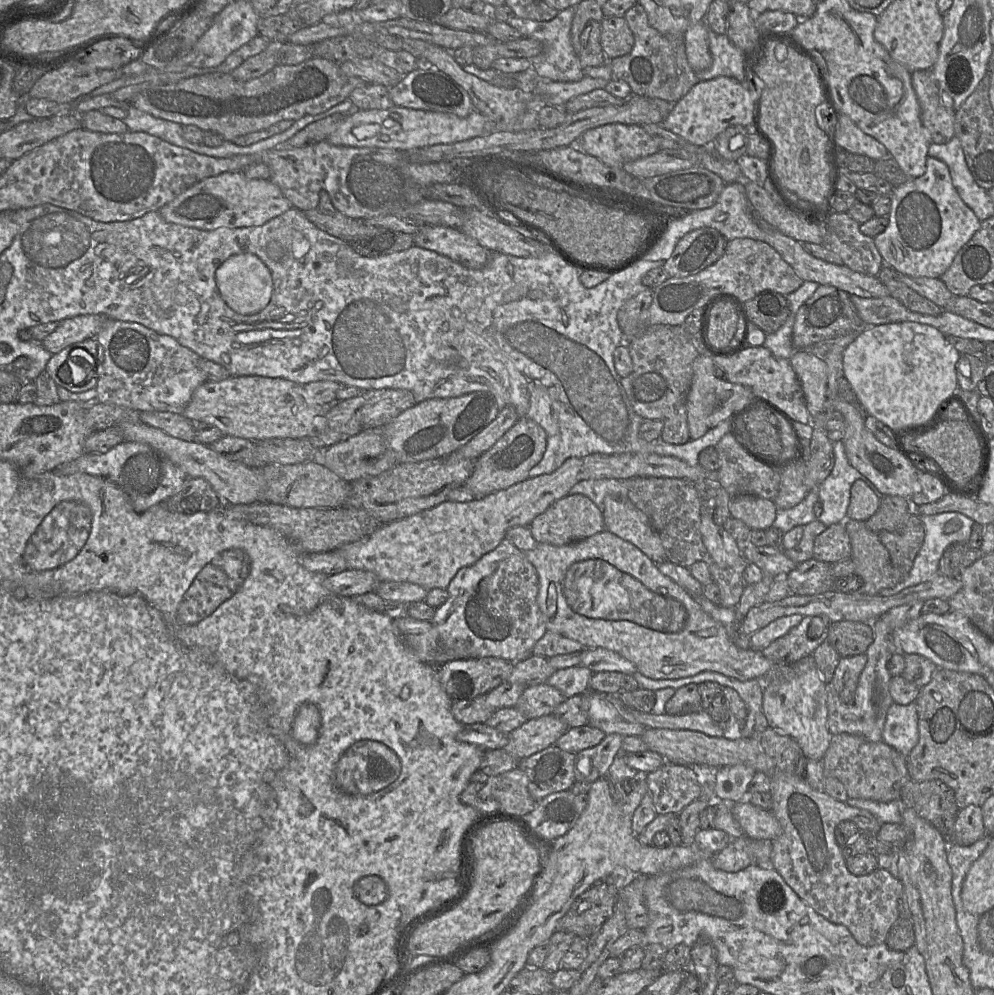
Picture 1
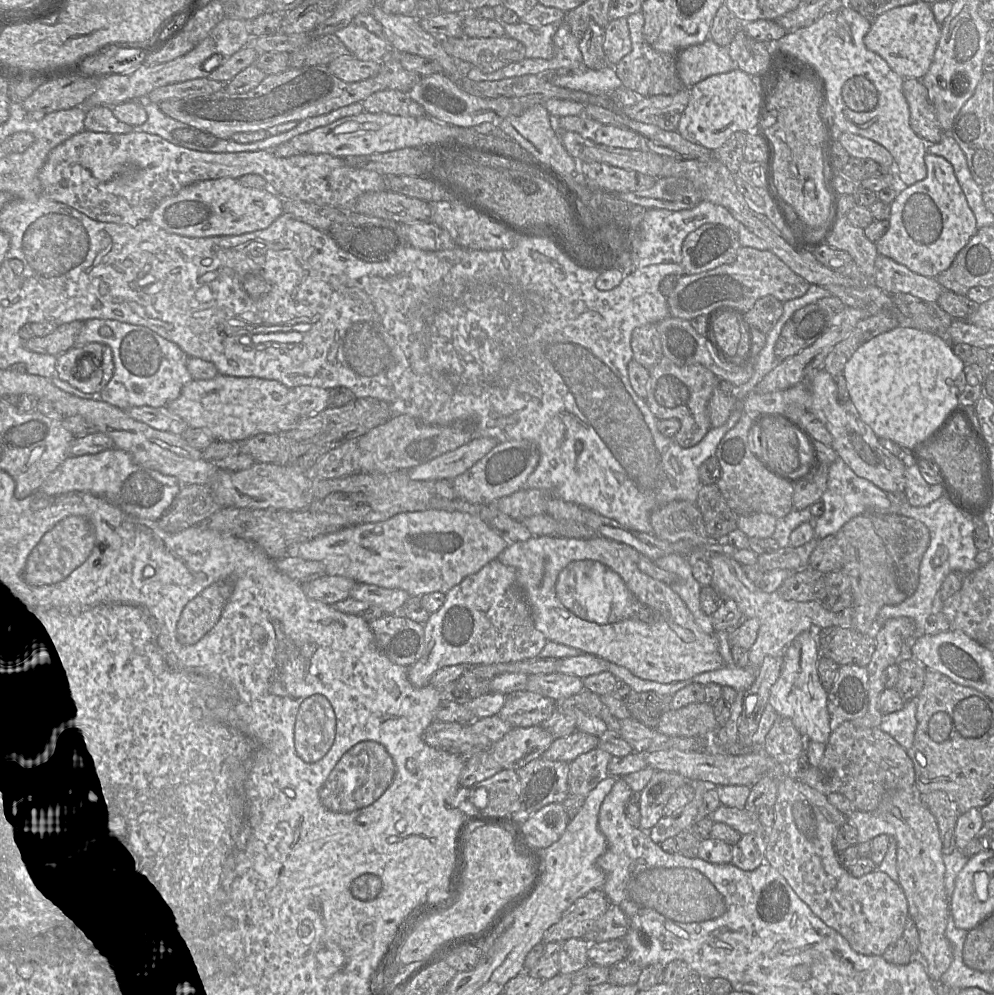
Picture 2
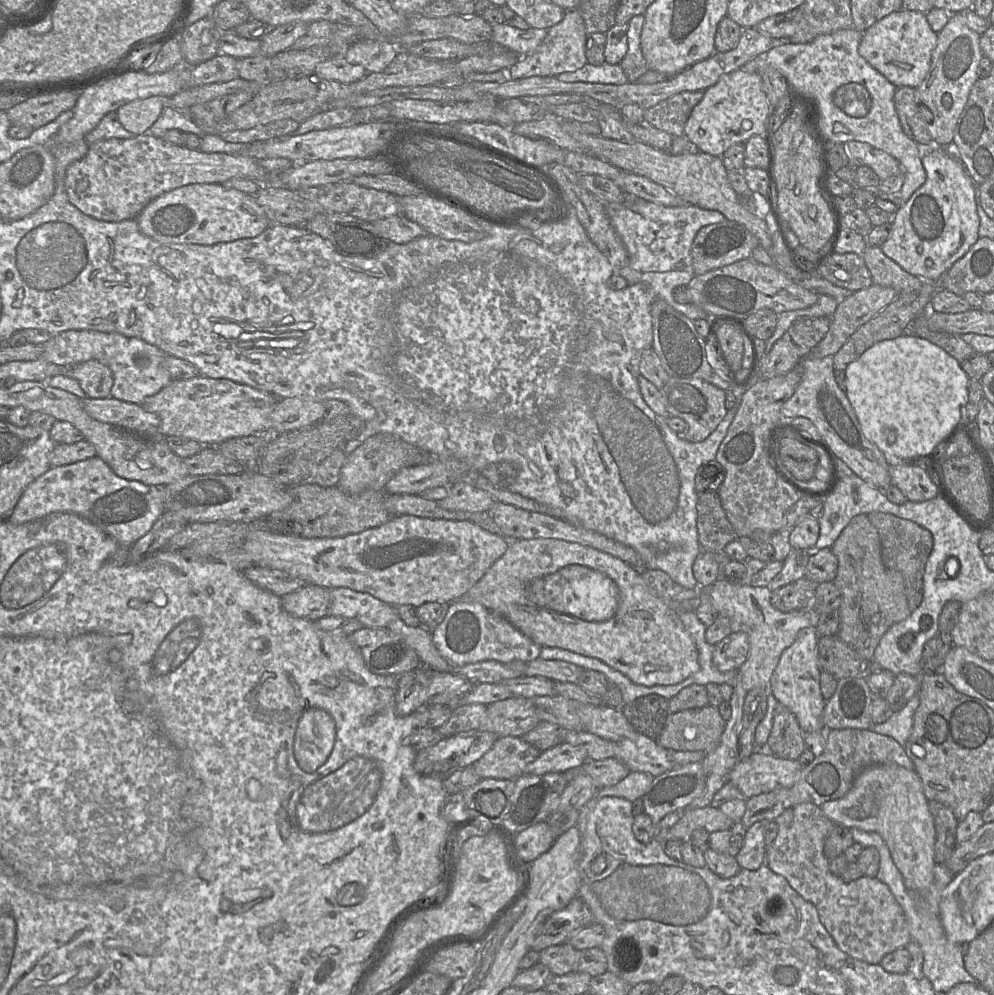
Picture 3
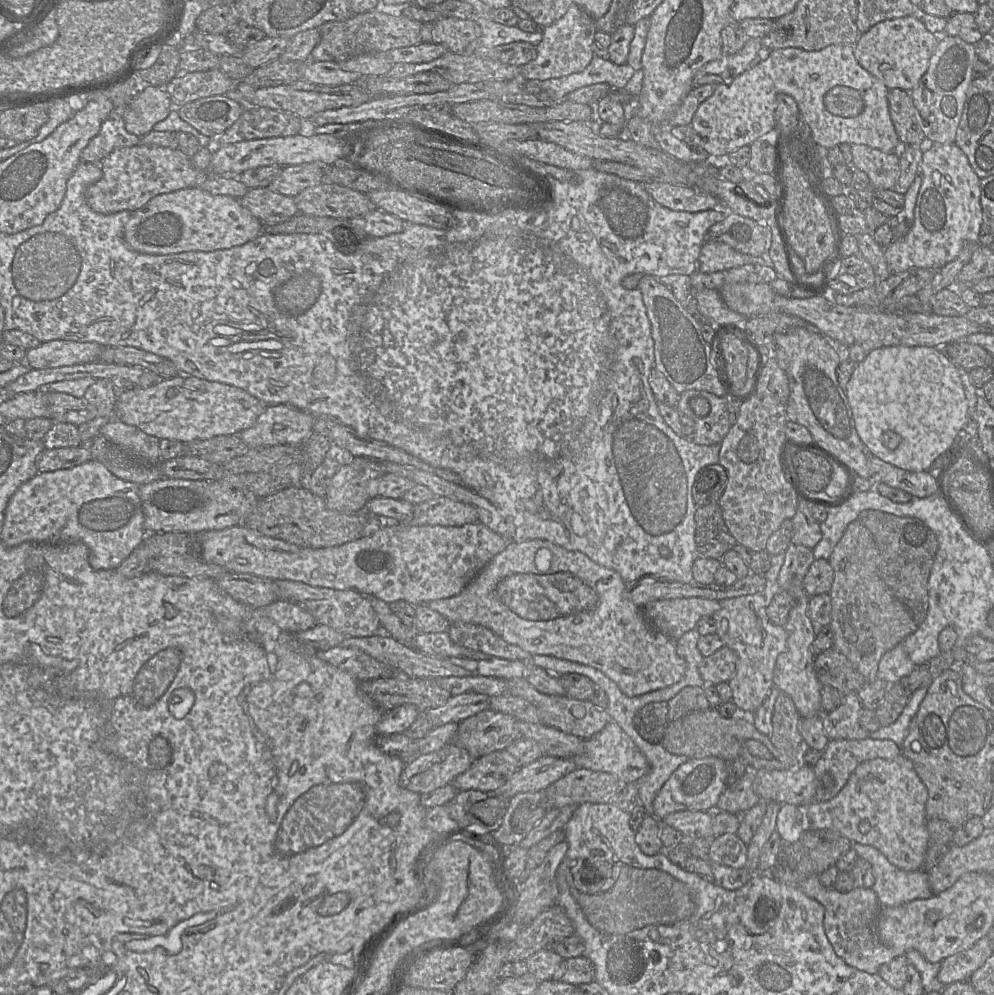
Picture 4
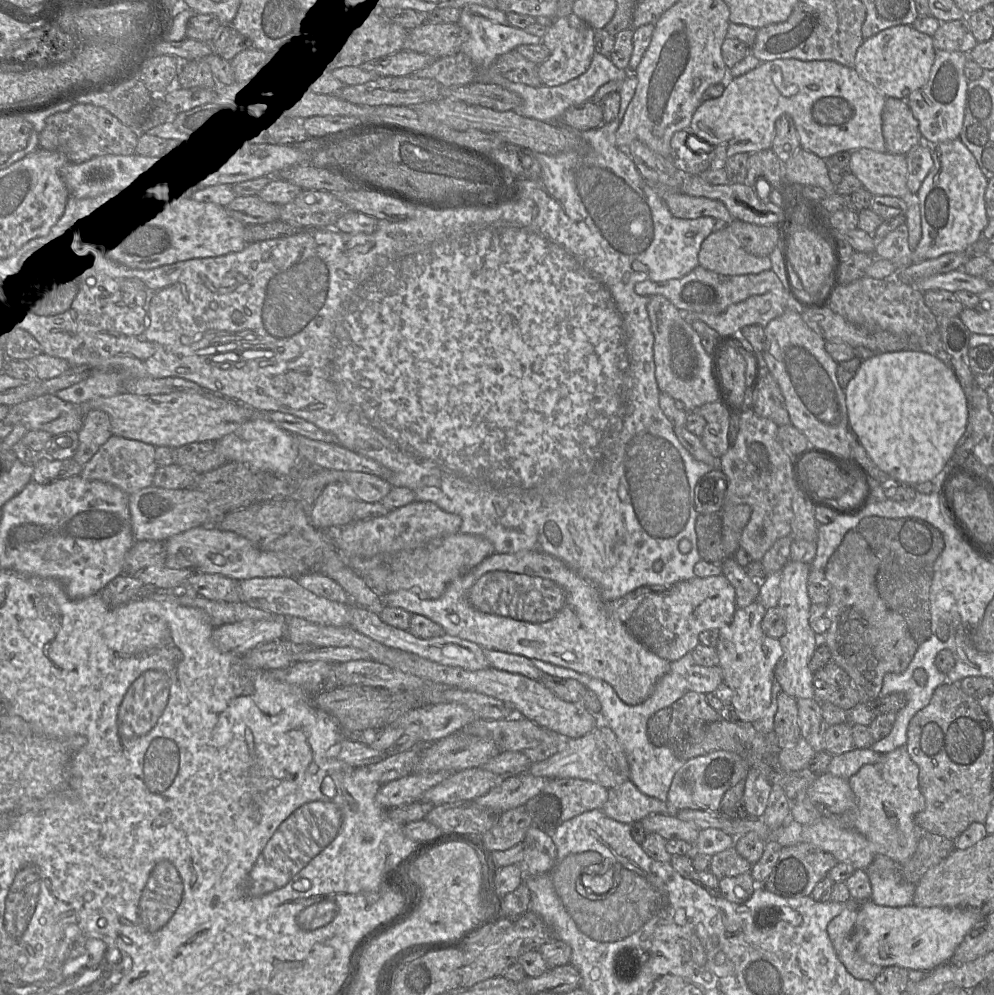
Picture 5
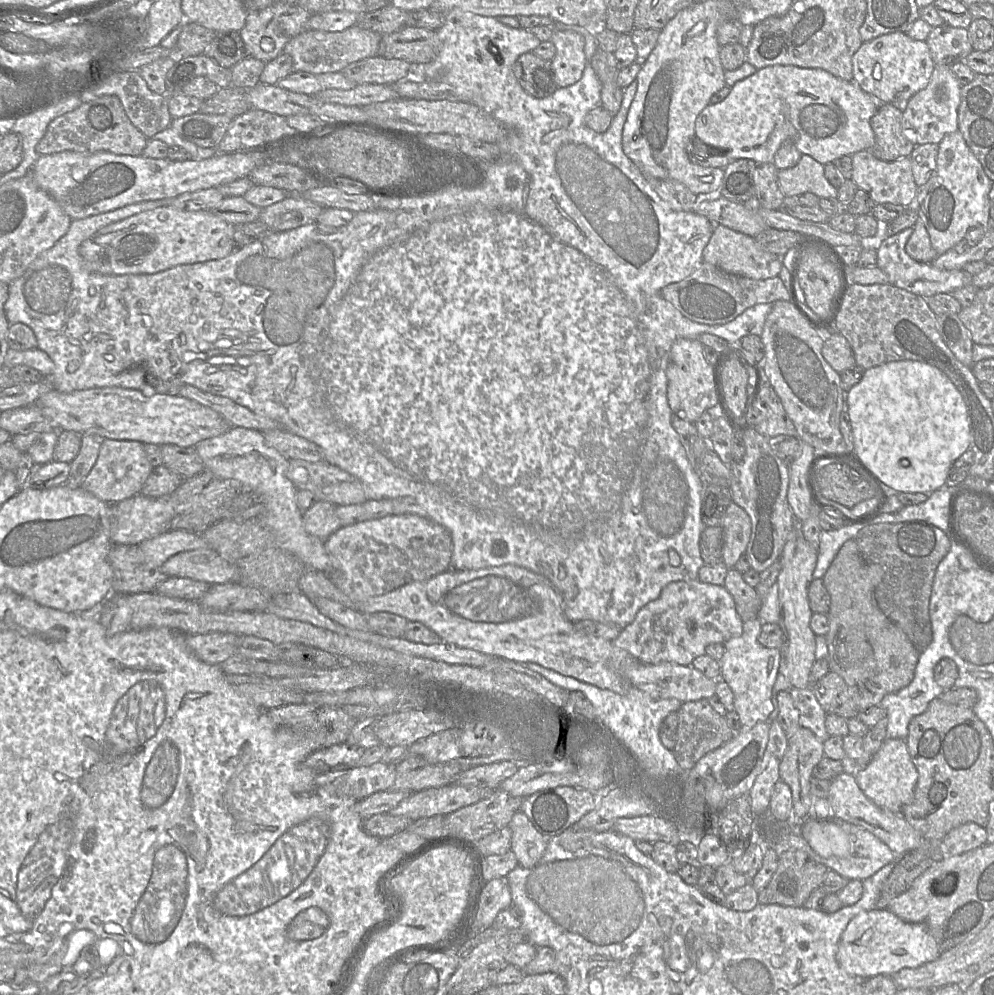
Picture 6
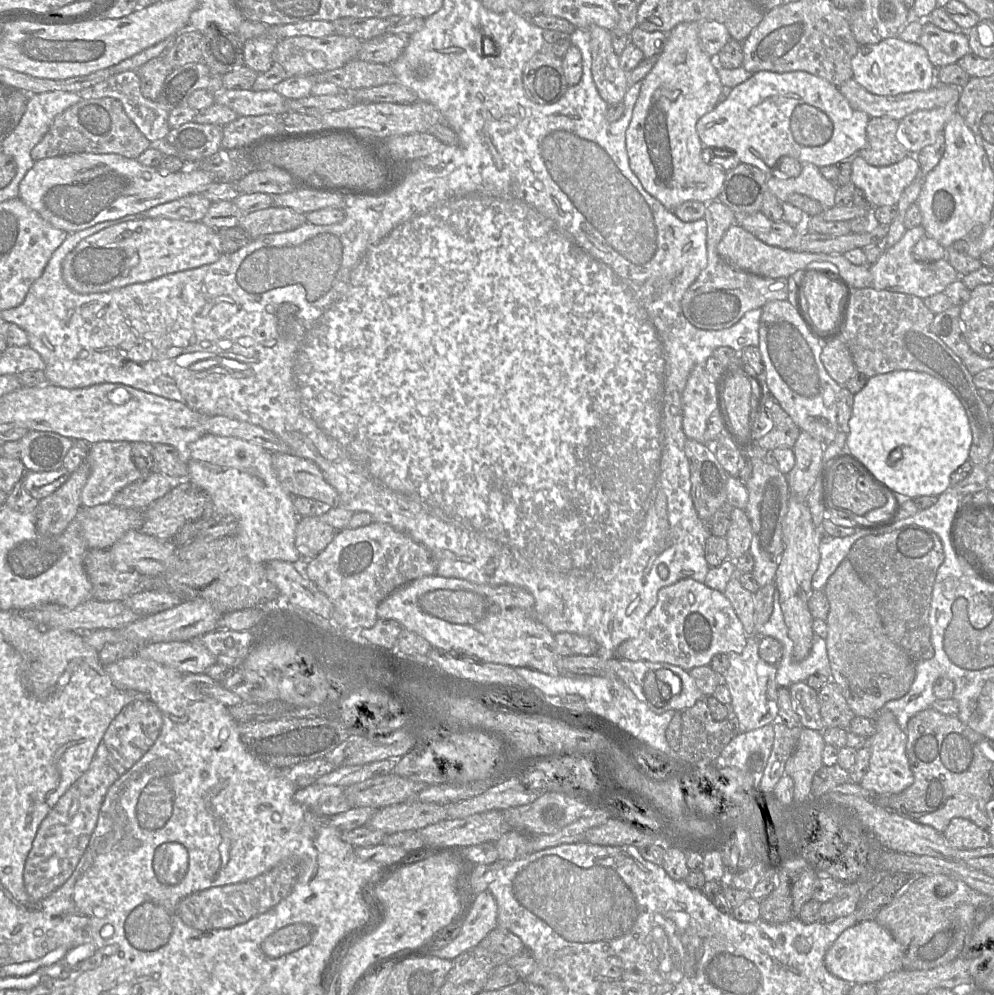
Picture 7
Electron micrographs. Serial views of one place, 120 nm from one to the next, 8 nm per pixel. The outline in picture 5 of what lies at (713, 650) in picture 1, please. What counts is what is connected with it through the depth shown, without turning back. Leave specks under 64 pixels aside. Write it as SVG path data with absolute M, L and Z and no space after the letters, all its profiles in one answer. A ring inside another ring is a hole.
M536 551L497 554L453 580L438 599L422 599L409 590L398 590L381 597L383 605L423 615L442 626L446 634L473 642L483 649L542 660L572 669L609 683L628 705L644 702L657 682L669 672L671 662L657 656L628 630L627 625L608 610L599 589L560 559Z

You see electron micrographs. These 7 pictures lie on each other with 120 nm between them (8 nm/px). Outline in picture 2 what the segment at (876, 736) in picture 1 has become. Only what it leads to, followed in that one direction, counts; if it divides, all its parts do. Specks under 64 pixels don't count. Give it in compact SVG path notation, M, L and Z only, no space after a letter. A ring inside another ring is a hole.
M897 617L887 620L876 635L876 646L867 666L869 706L866 714L852 722L853 725L864 728L879 727L883 714L879 710L879 697L885 689L885 670L893 664L898 664L902 658L913 658L911 647L914 643L915 622L908 617Z

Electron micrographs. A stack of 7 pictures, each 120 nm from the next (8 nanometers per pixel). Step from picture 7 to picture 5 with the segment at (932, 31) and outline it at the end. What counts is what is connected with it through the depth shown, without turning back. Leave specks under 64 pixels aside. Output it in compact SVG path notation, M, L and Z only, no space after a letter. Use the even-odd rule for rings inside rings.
M967 16L960 20L941 22L933 35L933 46L936 51L957 51L969 54L977 43Z

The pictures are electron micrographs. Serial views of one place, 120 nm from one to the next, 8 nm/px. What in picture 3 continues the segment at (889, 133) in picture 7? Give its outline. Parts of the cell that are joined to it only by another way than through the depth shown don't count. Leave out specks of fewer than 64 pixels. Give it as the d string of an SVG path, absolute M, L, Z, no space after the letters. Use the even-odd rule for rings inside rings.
M897 87L894 104L905 134L918 145L929 144L932 136L920 114L917 88Z

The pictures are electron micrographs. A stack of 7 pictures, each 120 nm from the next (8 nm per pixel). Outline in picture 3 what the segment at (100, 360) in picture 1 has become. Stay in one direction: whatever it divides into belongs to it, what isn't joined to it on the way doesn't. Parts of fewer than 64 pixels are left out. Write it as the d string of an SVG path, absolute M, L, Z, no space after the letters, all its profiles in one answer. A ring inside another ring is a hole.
M89 360L68 369L69 376L76 379L88 398L109 398L113 386L113 373L98 360Z

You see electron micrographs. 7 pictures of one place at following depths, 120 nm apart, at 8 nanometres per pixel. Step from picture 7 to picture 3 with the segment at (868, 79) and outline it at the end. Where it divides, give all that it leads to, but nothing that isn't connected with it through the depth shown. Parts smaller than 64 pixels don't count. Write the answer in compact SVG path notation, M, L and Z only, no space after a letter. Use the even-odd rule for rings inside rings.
M901 9L875 22L863 34L859 54L896 87L917 88L927 75L938 33L929 25L926 13Z

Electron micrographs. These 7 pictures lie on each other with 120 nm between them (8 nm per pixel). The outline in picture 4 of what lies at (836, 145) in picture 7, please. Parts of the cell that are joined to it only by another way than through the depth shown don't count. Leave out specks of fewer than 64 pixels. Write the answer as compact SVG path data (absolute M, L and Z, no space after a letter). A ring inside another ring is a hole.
M829 45L818 51L806 51L800 48L782 48L776 49L762 54L762 60L754 67L746 70L739 76L737 76L730 84L719 84L715 87L713 94L700 104L696 110L692 122L691 122L691 140L692 142L703 148L704 151L710 157L710 161L713 160L725 160L725 157L741 148L742 146L752 144L757 139L767 139L775 135L775 117L774 112L776 109L776 96L779 93L790 95L797 103L800 115L801 129L803 137L805 138L808 146L813 146L815 149L827 151L839 144L863 144L869 147L879 149L885 153L898 153L901 148L901 141L896 133L895 127L890 117L889 105L888 105L888 91L889 89L871 73L865 70L856 60L854 56L854 46L851 45Z

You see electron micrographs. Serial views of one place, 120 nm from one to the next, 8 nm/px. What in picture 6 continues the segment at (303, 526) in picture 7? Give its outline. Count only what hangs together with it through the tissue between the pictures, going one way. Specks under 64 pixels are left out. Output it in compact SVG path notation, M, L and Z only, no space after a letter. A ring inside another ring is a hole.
M319 500L311 508L303 511L302 518L306 532L321 540L326 540L343 527L336 515L338 506Z

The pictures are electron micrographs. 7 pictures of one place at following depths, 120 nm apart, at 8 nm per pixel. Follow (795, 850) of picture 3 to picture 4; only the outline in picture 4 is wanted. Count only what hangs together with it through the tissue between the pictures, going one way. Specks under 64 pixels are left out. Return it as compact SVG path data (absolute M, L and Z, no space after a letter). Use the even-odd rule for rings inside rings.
M811 875L799 883L797 888L824 906L823 926L825 934L836 955L848 965L874 974L878 973L883 964L896 957L896 953L882 944L878 938L877 917L882 905L872 888L855 887L851 891L842 893L835 888L823 886L819 880L819 875Z

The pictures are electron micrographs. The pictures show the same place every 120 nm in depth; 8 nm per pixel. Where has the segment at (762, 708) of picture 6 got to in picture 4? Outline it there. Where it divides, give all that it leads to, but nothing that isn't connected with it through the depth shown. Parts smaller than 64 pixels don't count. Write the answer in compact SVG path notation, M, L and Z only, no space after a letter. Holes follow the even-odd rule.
M770 592L727 598L719 602L720 609L712 616L716 622L716 634L737 657L735 673L728 681L732 689L731 701L740 713L752 715L763 704L773 686L775 663L779 654L786 648L787 632L784 627L773 624L767 616L766 609L770 603Z

